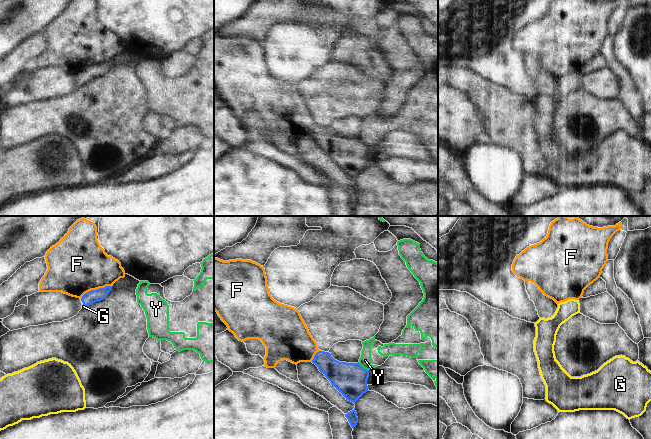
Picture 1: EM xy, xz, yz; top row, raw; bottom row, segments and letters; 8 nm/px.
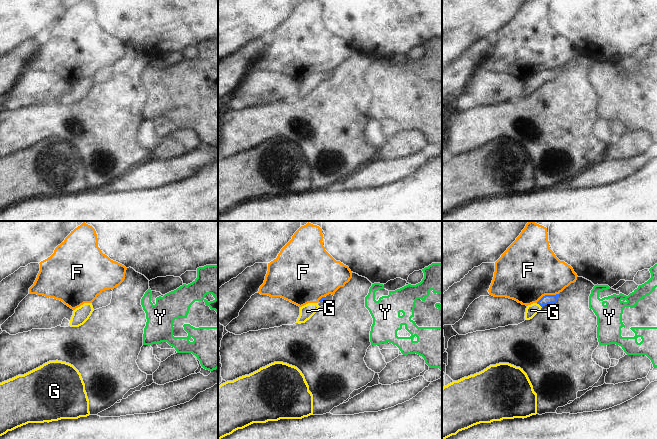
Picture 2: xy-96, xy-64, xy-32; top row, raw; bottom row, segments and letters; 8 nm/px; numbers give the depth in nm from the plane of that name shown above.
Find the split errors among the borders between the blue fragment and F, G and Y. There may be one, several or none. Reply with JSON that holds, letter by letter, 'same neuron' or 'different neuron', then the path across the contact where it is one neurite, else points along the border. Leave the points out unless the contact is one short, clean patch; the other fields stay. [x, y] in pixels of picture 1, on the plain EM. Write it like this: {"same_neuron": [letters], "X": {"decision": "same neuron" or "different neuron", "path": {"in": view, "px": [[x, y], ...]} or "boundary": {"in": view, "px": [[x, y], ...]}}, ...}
{"same_neuron": ["G"], "F": {"decision": "different neuron", "boundary": {"in": "xy", "px": [[111, 61], [91, 65], [80, 74]]}}, "G": {"decision": "same neuron", "path": {"in": "xy", "px": [[92, 72], [83, 80], [83, 82]]}}, "Y": {"decision": "different neuron", "boundary": {"in": "xz", "px": [[358, 138], [368, 146]]}}}

